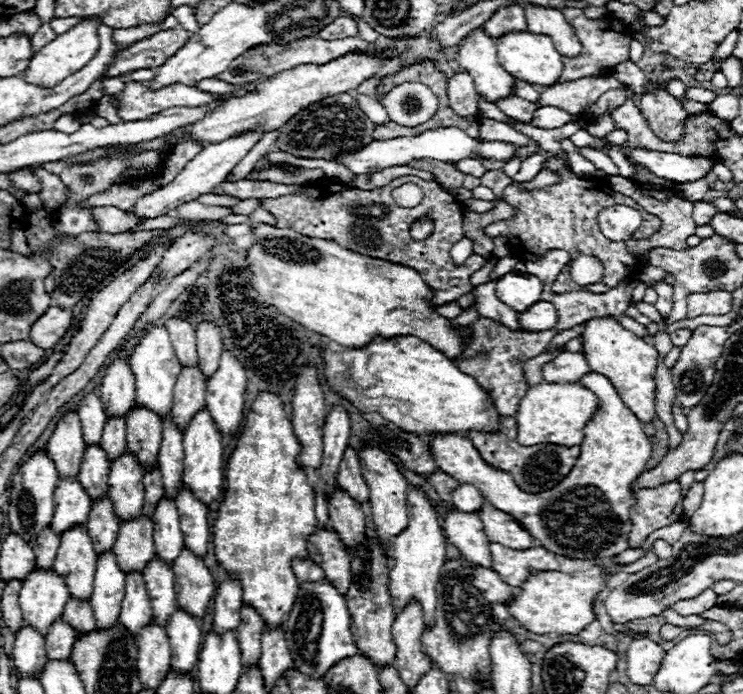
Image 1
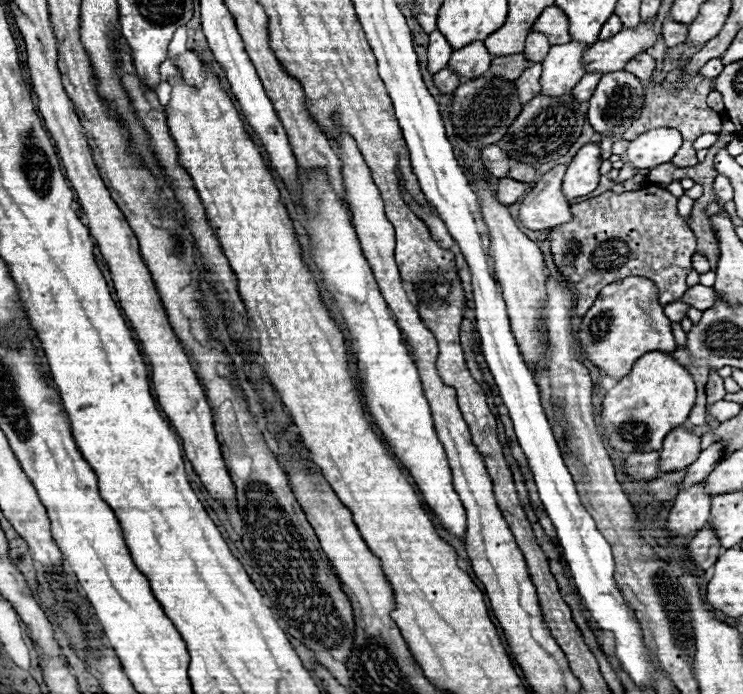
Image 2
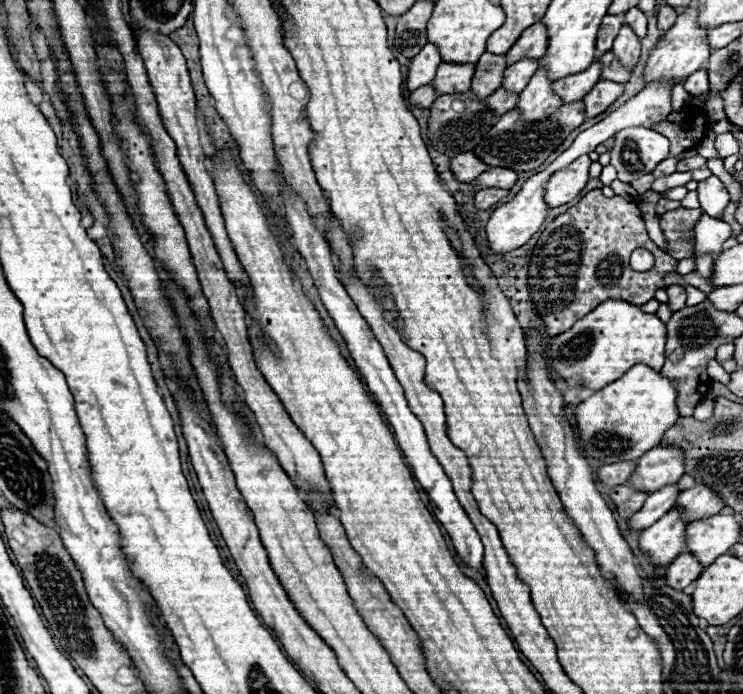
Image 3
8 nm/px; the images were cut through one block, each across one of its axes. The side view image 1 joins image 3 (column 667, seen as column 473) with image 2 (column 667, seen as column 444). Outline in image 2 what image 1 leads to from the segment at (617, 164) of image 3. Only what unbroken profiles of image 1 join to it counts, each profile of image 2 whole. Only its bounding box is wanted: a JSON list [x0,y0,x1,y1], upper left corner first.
[628,128,682,170]

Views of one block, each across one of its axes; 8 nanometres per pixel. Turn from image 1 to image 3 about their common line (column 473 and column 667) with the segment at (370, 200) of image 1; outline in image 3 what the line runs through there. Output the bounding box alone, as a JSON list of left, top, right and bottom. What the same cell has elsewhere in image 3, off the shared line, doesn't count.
[528,190,676,336]

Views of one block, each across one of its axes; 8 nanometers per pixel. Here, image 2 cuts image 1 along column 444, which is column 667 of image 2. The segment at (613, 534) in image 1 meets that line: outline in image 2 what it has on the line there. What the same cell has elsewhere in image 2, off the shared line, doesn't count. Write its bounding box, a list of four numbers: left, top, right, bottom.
[660,428,700,472]

